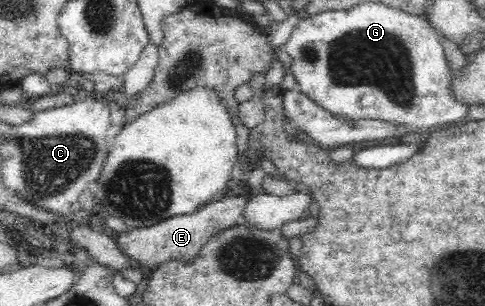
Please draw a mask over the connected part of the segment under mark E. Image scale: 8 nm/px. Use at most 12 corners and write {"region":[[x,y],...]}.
{"region":[[253,193],[119,232],[138,273],[190,260],[216,231],[243,222]]}

